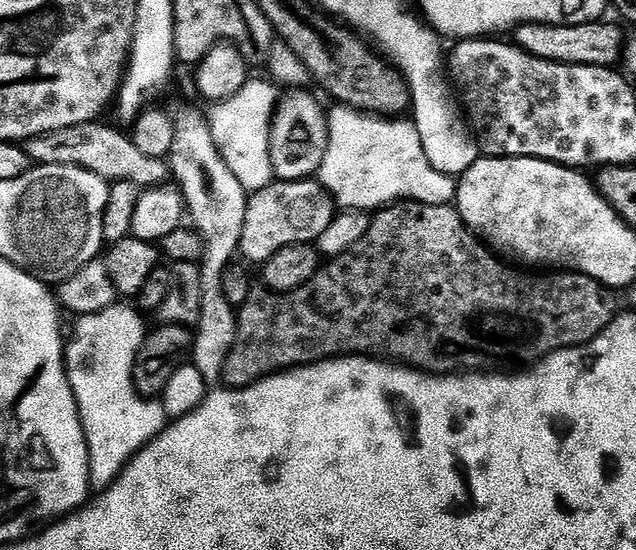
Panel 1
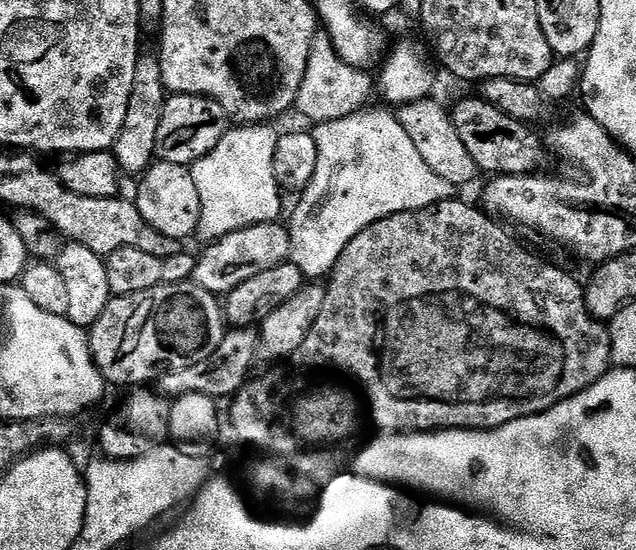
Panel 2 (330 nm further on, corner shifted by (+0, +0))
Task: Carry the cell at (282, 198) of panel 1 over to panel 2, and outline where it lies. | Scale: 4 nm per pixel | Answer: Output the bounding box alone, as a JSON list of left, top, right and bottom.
[192,223,291,294]

